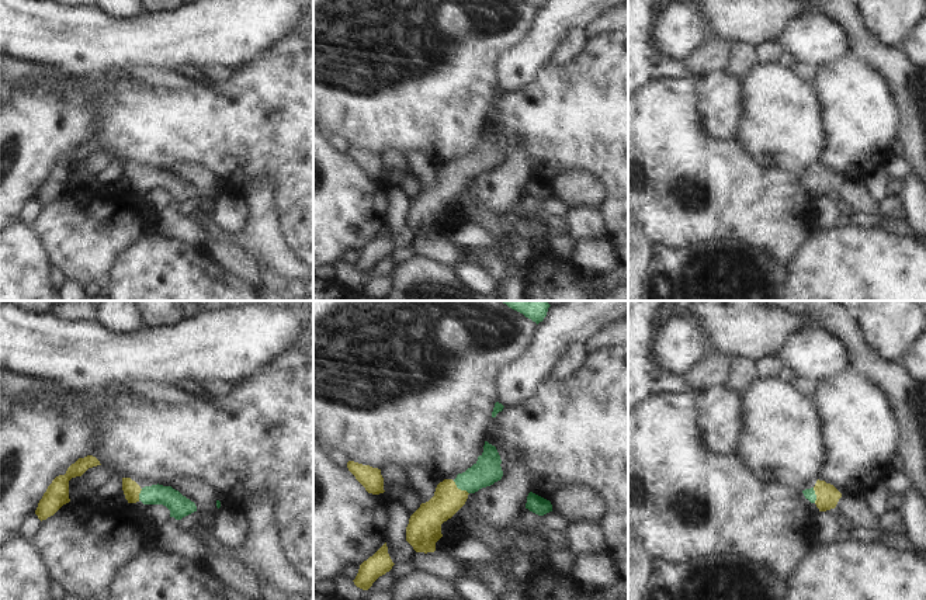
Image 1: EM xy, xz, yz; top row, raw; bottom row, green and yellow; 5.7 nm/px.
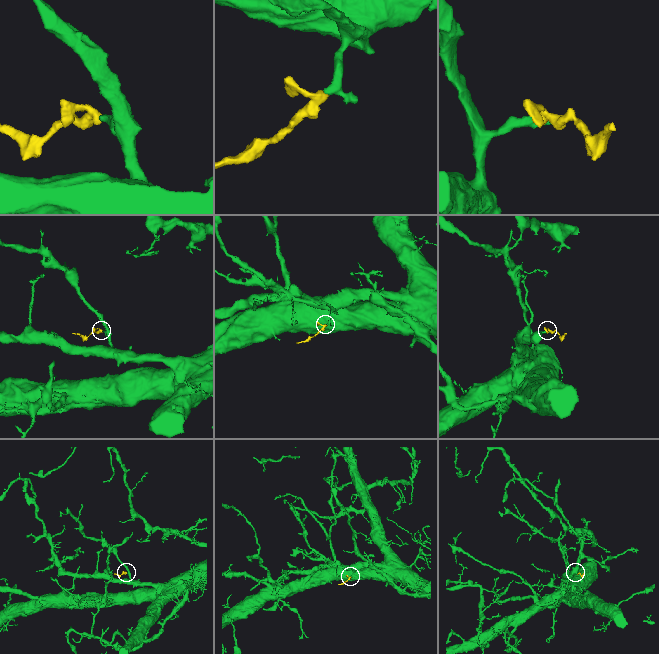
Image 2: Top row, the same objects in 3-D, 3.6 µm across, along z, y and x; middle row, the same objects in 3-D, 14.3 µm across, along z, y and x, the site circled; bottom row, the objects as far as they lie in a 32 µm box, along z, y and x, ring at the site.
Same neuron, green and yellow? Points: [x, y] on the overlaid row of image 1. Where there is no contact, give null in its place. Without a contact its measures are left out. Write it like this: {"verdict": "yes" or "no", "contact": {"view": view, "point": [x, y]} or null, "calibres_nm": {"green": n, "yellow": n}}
{"verdict": "yes", "contact": {"view": "xz", "point": [460, 488]}, "calibres_nm": {"green": 160, "yellow": 170}}

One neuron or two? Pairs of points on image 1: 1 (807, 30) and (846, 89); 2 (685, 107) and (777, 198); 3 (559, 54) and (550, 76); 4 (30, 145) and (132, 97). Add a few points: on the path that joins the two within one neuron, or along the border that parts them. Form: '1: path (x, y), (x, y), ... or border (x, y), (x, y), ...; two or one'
1: border (849, 48), (842, 56), (819, 69); two
2: path (692, 135), (749, 193); one
3: border (583, 45), (568, 61), (562, 63), (550, 62); two
4: border (70, 90), (80, 94), (89, 106), (90, 139); two

